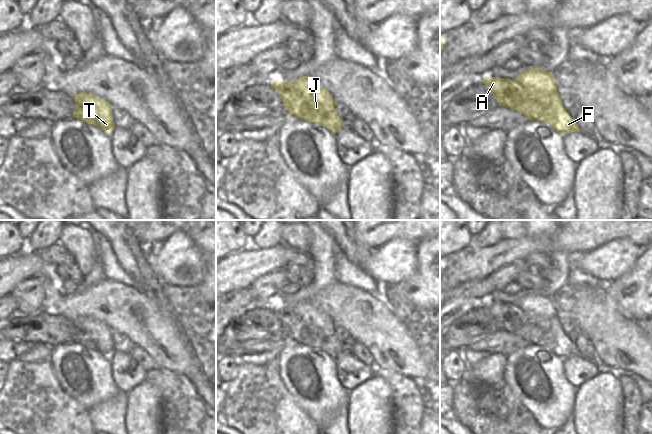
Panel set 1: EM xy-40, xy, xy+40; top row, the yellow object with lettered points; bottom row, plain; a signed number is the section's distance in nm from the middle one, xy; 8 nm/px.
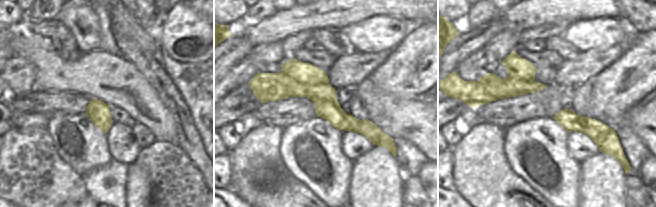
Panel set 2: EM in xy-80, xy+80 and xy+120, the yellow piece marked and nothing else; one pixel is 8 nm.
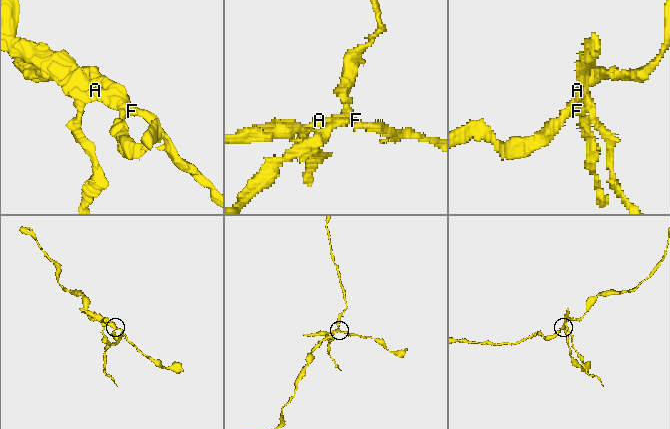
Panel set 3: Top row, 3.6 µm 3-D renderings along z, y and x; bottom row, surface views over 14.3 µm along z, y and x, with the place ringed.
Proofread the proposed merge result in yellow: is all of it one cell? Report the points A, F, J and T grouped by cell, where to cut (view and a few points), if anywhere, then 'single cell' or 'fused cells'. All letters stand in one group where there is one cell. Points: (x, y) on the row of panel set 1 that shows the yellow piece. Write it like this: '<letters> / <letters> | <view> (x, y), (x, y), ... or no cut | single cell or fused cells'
A F / J T | xy+40 (516, 80), (528, 89), (543, 96) | fused cells

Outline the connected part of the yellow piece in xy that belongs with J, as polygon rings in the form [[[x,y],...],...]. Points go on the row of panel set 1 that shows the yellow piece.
[[[311,76],[298,78],[294,82],[297,89],[305,95],[305,103],[292,106],[289,113],[297,119],[314,124],[327,121],[329,113],[335,111],[331,94]]]

